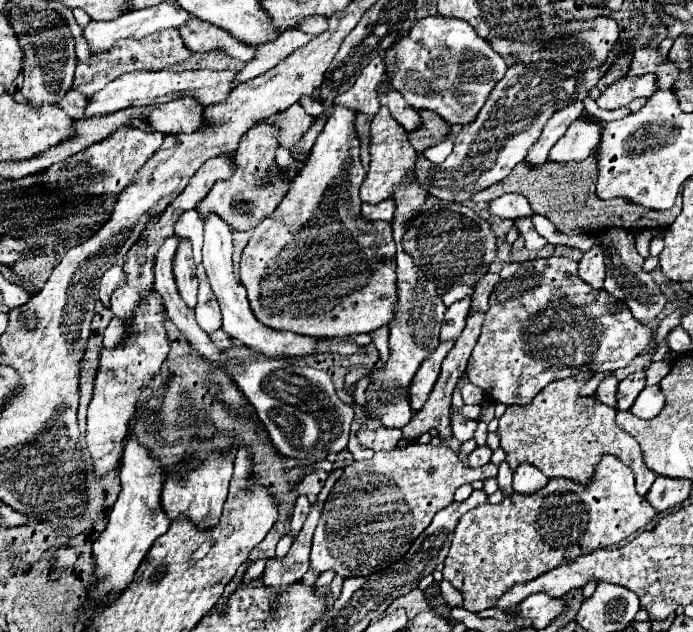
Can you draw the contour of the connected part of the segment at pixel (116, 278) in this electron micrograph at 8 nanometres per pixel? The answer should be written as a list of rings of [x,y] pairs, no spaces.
[[[112,266],[102,278],[100,278],[100,290],[98,290],[98,296],[100,296],[100,302],[110,308],[110,294],[116,290],[116,286],[120,286],[122,282],[122,268],[120,266]]]

